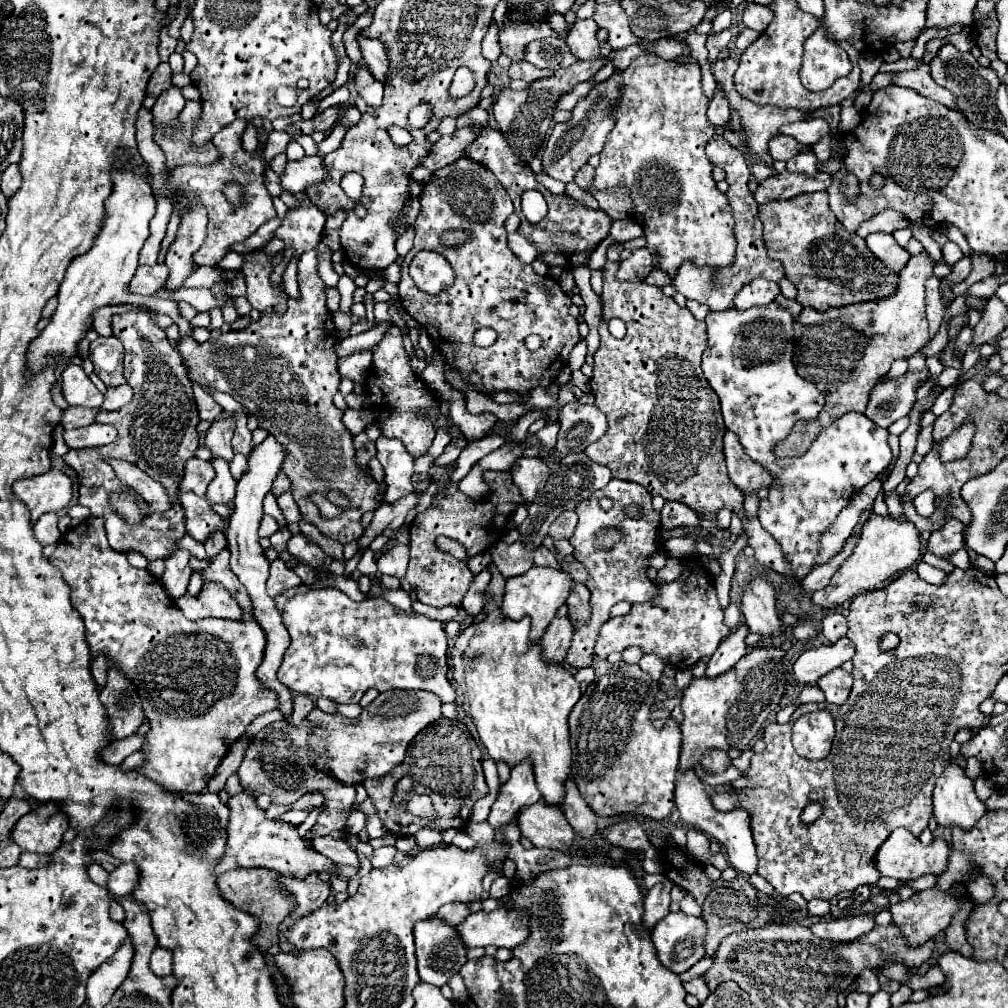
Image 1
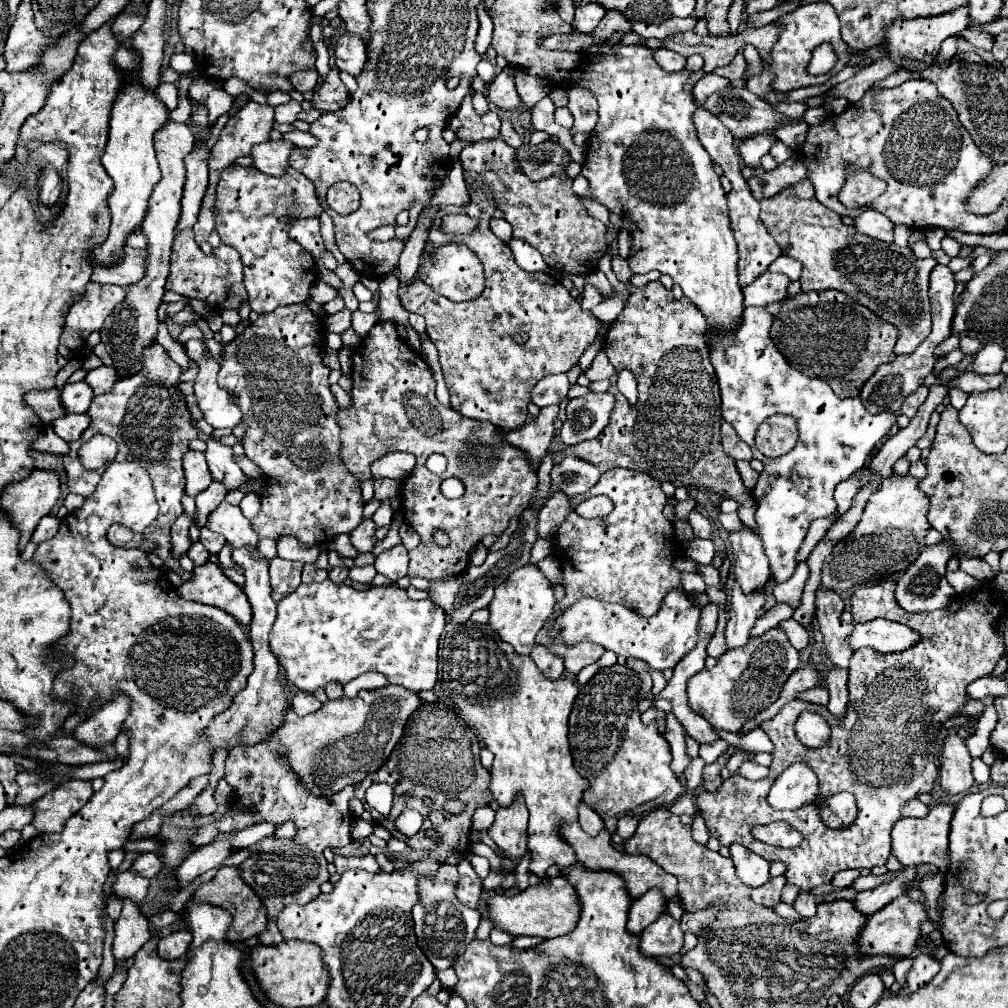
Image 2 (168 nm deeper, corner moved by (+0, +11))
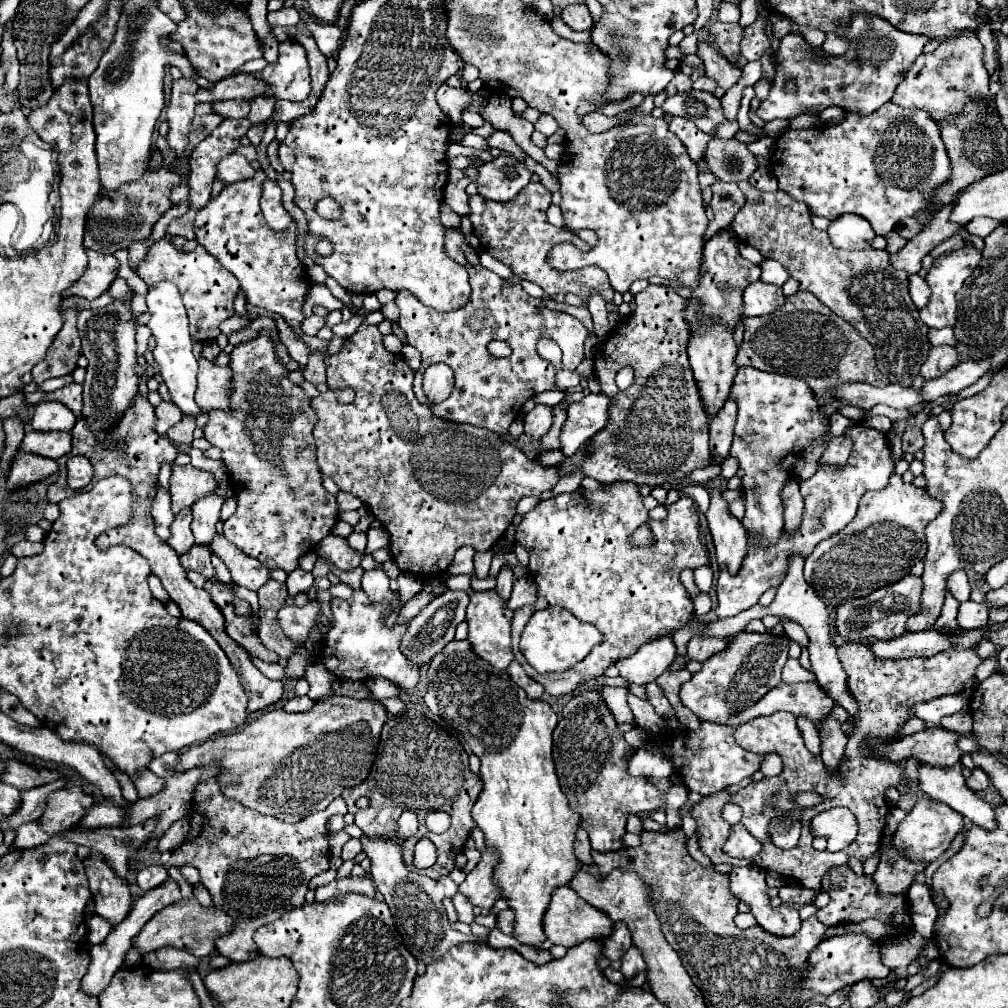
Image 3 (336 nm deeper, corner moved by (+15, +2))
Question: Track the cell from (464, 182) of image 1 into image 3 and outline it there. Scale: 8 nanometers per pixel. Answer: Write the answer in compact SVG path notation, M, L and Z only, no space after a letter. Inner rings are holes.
M446 231L444 249L448 257L468 269L472 287L468 303L458 311L440 313L420 305L420 301L404 291L398 293L396 299L400 307L400 327L406 333L406 341L422 355L422 365L414 379L414 393L420 403L428 403L422 391L422 375L430 365L442 361L454 371L456 383L452 395L434 405L432 413L454 423L470 423L486 427L498 435L506 435L510 423L520 415L526 399L536 393L556 389L556 367L536 353L540 335L548 335L560 345L564 351L564 369L574 371L584 359L584 339L588 331L576 317L546 309L542 299L526 295L520 285L508 285L496 273L484 269L478 261L478 251L466 245L460 231ZM490 341L504 341L512 349L512 355L502 359L490 355Z

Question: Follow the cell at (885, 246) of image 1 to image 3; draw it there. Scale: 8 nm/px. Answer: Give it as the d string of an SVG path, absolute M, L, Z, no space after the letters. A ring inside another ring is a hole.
M854 213L840 215L834 219L828 227L830 241L836 249L870 249L872 239L876 233L872 233L872 227L864 217L856 217Z

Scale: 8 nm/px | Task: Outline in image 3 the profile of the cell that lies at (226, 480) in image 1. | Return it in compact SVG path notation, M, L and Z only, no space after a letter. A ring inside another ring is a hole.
M182 509L176 519L172 521L170 525L170 537L168 537L168 545L178 553L178 555L184 555L190 551L190 547L194 545L194 537L192 537L192 529L190 529L190 523L192 523L192 511L190 509Z

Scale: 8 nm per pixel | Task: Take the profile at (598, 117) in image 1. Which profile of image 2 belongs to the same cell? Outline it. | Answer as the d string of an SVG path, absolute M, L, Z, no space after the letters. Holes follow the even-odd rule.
M553 140L541 142L537 146L525 144L517 150L517 158L523 172L531 180L543 180L553 174L565 172L571 162L571 154L559 142Z

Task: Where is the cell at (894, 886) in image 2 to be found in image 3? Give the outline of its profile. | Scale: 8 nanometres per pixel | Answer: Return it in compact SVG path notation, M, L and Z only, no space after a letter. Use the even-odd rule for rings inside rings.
M892 837L884 839L880 851L882 851L880 865L878 865L876 873L872 875L880 893L900 893L900 891L908 889L910 883L914 881L916 873L920 873L928 867L928 865L916 865L916 863L904 861L904 857L900 857L900 853L896 853L896 849L892 849Z

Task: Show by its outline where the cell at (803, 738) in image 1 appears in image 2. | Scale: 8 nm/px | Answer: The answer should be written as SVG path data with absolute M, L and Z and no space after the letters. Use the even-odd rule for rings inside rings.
M805 710L795 722L795 734L799 742L803 742L807 748L821 748L823 744L829 742L831 728L821 714L813 710Z

